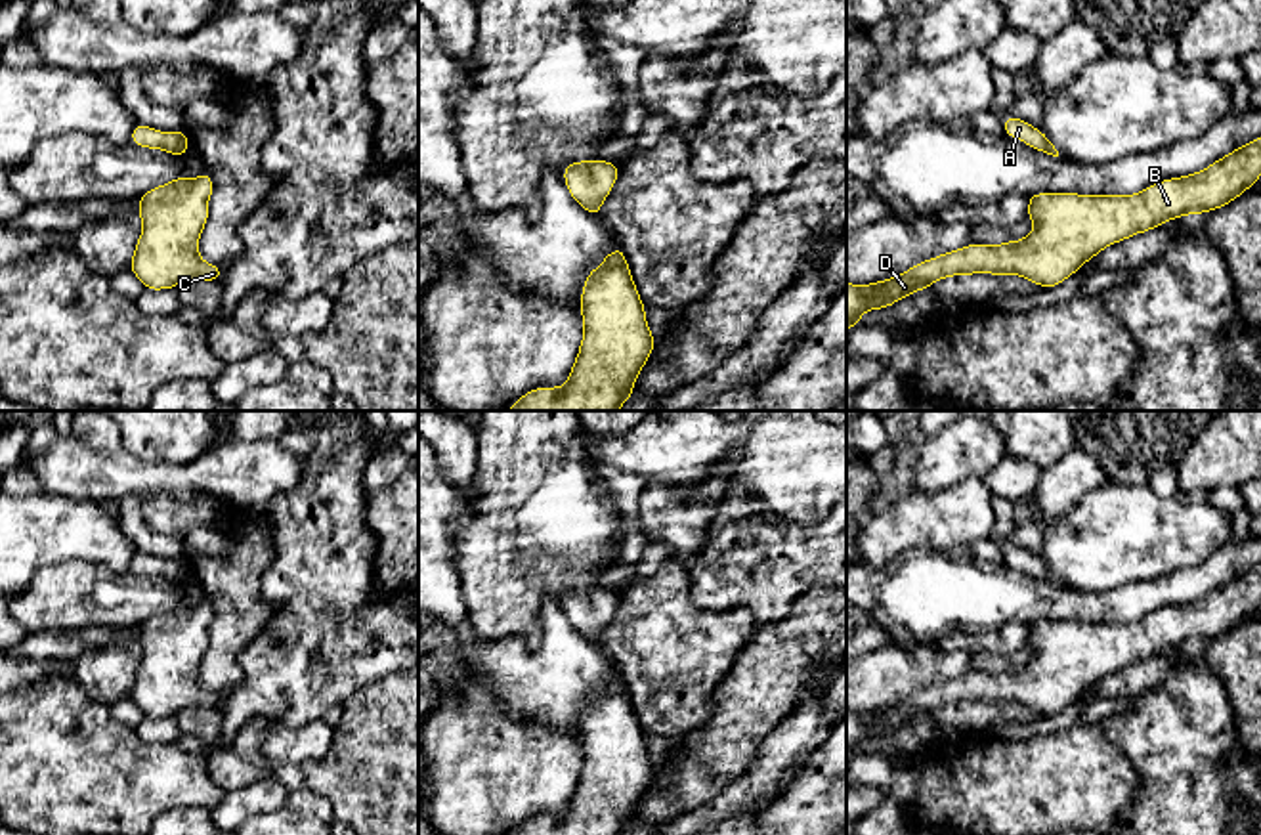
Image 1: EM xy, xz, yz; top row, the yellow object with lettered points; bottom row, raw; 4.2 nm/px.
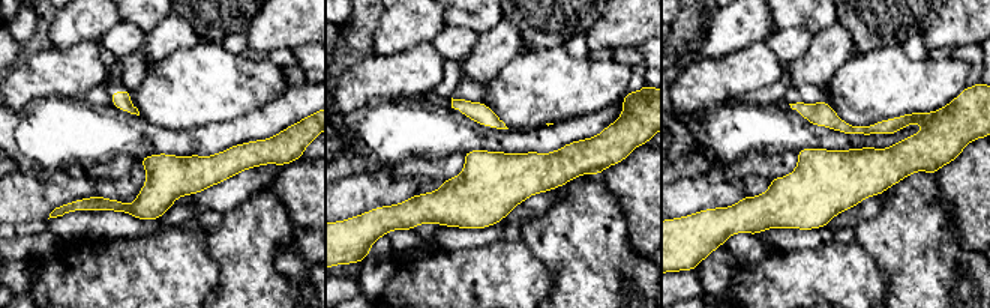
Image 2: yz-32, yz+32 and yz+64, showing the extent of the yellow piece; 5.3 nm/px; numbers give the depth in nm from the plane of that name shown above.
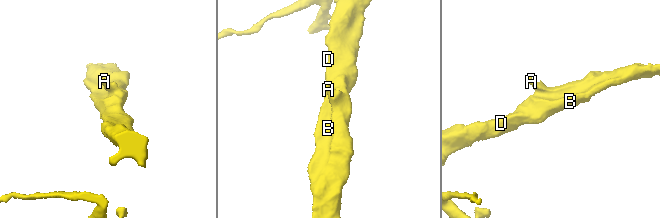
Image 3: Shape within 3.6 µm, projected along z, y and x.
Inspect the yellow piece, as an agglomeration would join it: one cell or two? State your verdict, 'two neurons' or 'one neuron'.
one neuron

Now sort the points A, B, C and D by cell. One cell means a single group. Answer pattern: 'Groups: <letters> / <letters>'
Groups: A B C D

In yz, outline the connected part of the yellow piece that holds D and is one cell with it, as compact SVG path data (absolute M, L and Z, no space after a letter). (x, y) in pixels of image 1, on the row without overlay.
M1261 564L1190 604L1162 608L1133 623L1034 621L1034 659L1001 673L972 671L867 713L846 711L846 759L867 738L887 738L953 703L1020 703L1053 717L1101 678L1188 642L1227 634L1261 606Z

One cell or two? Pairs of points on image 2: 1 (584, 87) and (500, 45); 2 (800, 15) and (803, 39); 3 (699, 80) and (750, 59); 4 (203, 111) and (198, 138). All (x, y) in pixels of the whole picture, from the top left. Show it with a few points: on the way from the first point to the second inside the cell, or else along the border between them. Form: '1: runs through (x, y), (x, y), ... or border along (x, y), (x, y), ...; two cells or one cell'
1: border along (522, 48), (491, 78); two cells
2: border along (774, 29), (804, 27), (812, 35); two cells
3: runs through (711, 80), (720, 80), (738, 71); one cell
4: border along (236, 117), (227, 122), (167, 128); two cells

